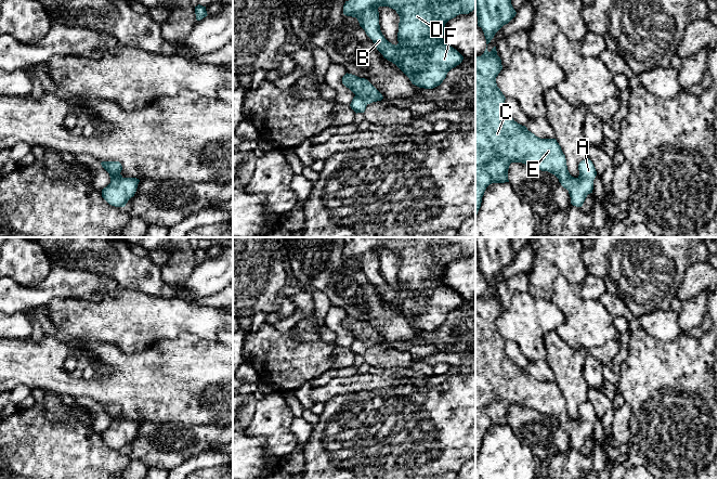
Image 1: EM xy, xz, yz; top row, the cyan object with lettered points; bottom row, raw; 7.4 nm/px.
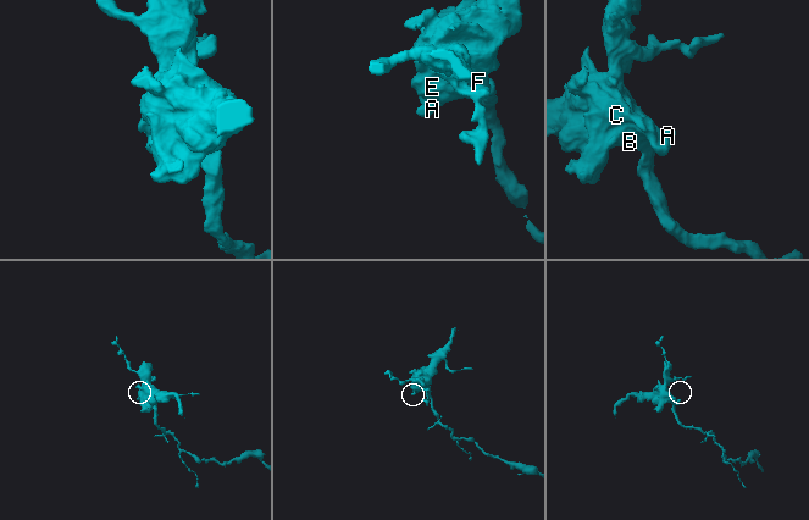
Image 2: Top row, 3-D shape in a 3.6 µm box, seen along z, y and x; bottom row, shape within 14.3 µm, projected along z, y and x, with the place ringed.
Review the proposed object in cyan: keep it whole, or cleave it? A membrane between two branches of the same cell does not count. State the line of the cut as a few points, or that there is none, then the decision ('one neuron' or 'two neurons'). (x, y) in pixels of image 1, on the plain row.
cut none; one neuron

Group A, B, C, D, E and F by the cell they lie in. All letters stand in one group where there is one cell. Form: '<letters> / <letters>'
A B C D E F

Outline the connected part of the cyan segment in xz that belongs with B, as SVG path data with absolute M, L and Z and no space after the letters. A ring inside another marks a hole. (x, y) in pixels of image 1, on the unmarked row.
M352 237L343 248L343 257L357 261L377 293L395 307L413 327L433 332L464 302L456 291L444 284L445 267L459 257L469 257L474 251L475 237ZM379 249L389 249L400 259L396 288L389 285L380 273Z

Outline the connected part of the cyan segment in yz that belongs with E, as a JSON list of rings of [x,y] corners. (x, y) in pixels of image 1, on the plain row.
[[[487,288],[481,299],[475,299],[475,459],[481,450],[486,430],[492,426],[505,426],[511,405],[522,405],[541,414],[554,417],[569,433],[571,446],[582,450],[587,438],[592,436],[596,411],[589,401],[578,407],[579,418],[570,417],[565,398],[556,381],[540,381],[513,363],[506,354],[505,338],[497,329],[496,320],[502,312],[496,289],[491,295]]]

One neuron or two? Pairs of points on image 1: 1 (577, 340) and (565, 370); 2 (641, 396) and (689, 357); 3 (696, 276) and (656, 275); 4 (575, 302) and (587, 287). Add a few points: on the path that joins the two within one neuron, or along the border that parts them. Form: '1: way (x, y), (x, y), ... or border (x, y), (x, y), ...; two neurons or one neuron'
1: border (556, 331), (573, 348), (586, 349), (588, 351); two neurons
2: way (653, 384), (655, 381), (664, 381), (677, 368); one neuron
3: border (704, 261), (693, 263), (687, 269), (676, 296); two neurons
4: border (578, 285), (581, 296), (584, 299), (599, 299); two neurons

